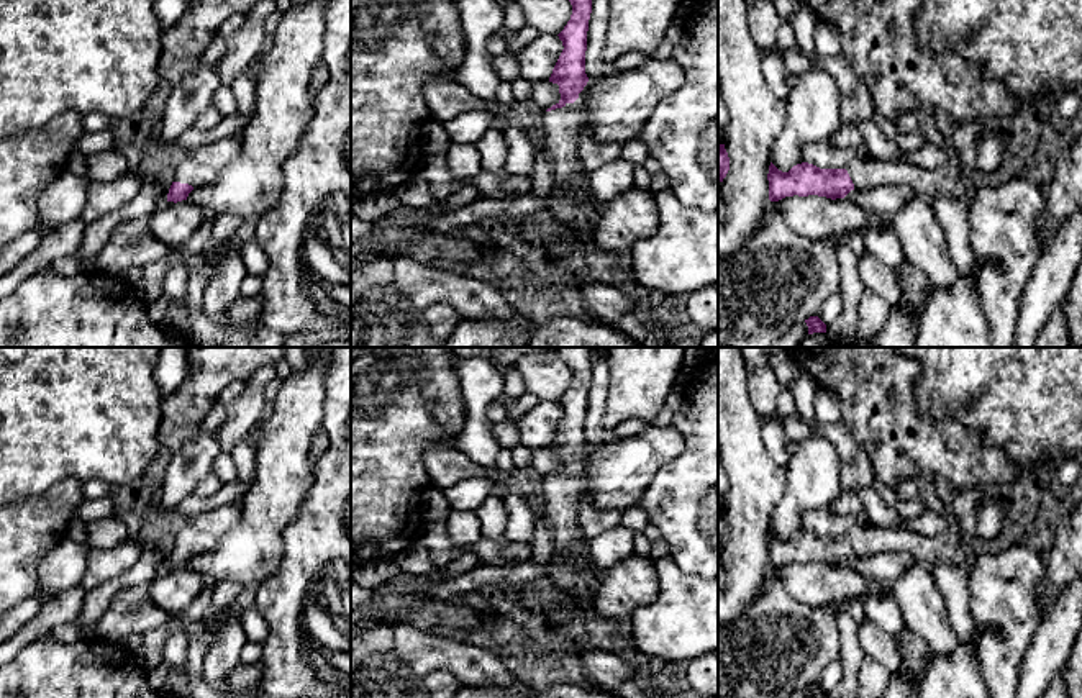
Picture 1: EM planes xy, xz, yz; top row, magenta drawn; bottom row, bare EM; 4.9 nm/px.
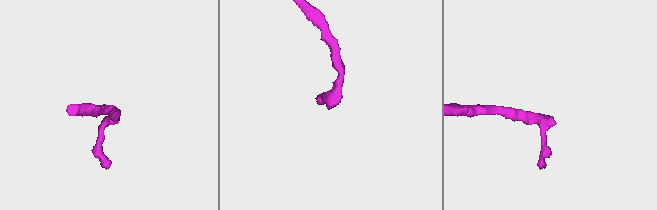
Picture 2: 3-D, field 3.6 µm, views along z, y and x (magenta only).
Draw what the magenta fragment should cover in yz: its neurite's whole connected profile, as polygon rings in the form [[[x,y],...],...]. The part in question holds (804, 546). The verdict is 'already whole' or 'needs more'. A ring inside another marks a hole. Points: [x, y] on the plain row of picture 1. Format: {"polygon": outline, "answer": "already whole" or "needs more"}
{"polygon": [[[856,526],[846,536],[820,536],[802,529],[789,539],[769,533],[769,567],[818,562],[831,567],[844,565],[851,557],[872,557],[880,552],[905,552],[915,562],[933,567],[971,569],[977,559],[971,541],[954,526],[943,534],[923,536],[910,529]]], "answer": "needs more"}

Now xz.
{"polygon": [[[554,347],[572,372],[572,382],[557,401],[562,419],[552,436],[549,449],[559,452],[561,467],[546,477],[543,483],[546,519],[552,539],[556,567],[548,583],[561,595],[571,598],[579,610],[592,610],[592,600],[598,585],[598,573],[590,564],[572,567],[564,562],[567,555],[577,555],[582,549],[582,536],[577,526],[577,500],[580,477],[574,472],[589,449],[585,441],[587,398],[592,380],[593,347]]], "answer": "needs more"}

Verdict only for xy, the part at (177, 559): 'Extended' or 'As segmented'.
Extended

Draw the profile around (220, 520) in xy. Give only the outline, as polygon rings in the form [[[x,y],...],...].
[[[233,501],[211,511],[203,511],[189,518],[189,524],[198,531],[211,534],[215,539],[220,539],[239,521],[241,511],[241,501]]]

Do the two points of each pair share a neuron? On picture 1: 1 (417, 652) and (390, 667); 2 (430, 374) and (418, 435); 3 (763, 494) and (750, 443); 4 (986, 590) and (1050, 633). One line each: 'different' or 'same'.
1: different
2: different
3: same
4: different

